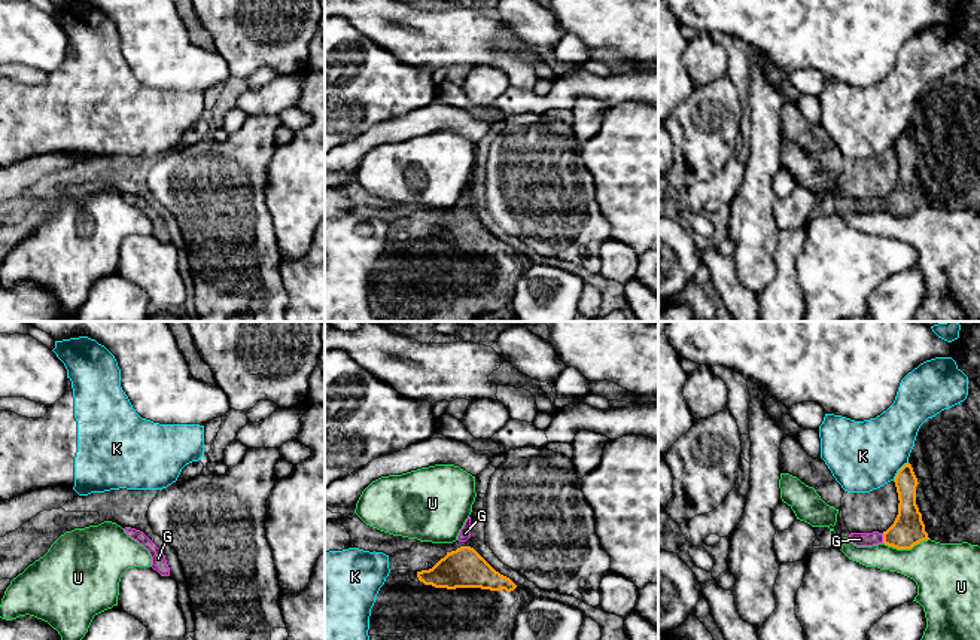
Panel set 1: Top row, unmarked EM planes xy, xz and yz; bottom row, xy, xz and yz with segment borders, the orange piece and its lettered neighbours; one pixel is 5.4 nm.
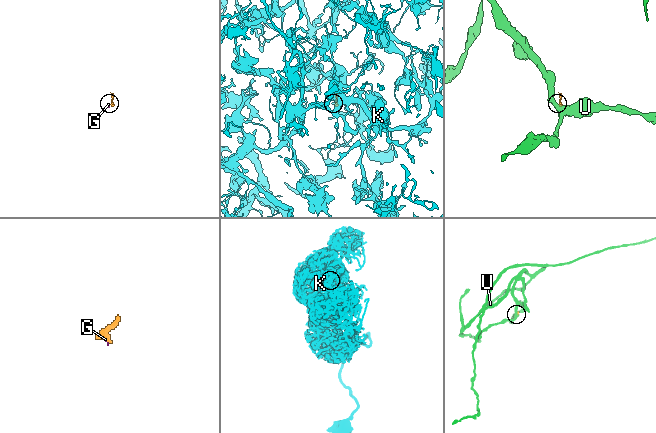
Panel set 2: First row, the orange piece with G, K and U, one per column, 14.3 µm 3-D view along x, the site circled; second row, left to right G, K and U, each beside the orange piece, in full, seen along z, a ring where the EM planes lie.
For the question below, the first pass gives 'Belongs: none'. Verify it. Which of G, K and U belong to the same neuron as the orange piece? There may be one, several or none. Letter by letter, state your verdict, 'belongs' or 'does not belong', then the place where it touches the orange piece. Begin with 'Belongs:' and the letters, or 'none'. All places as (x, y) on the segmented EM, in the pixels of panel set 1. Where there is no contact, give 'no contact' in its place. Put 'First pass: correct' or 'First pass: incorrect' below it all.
Belongs: G
G: belongs | yz (883, 538)
K: does not belong | yz (898, 471)
U: does not belong | yz (906, 548)
First pass: incorrect

